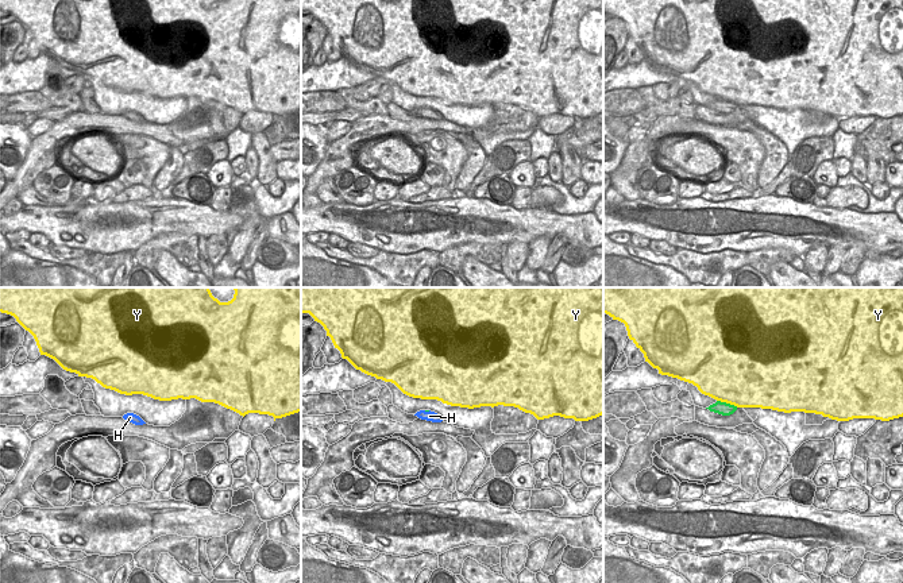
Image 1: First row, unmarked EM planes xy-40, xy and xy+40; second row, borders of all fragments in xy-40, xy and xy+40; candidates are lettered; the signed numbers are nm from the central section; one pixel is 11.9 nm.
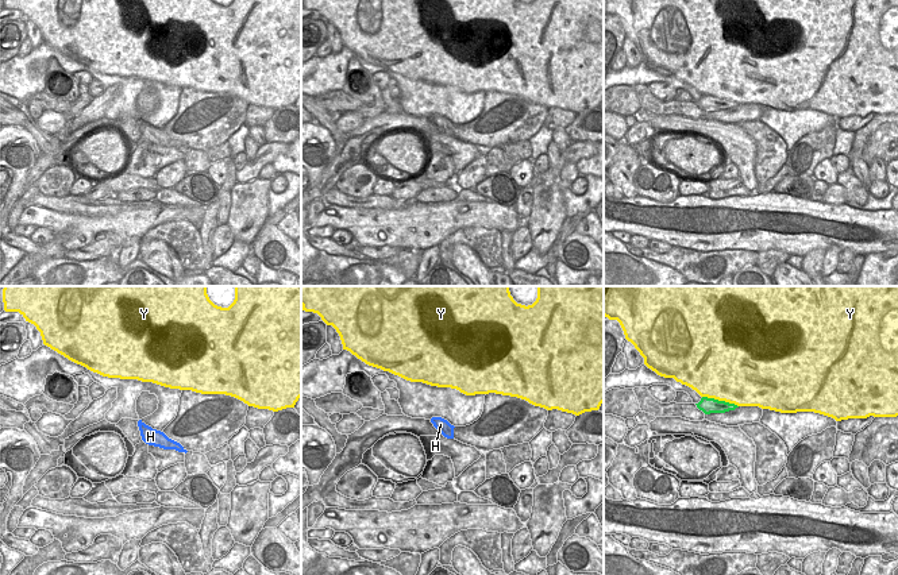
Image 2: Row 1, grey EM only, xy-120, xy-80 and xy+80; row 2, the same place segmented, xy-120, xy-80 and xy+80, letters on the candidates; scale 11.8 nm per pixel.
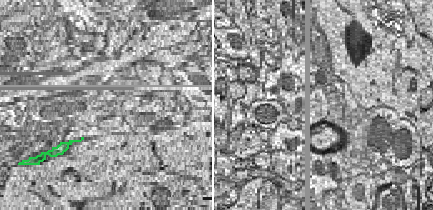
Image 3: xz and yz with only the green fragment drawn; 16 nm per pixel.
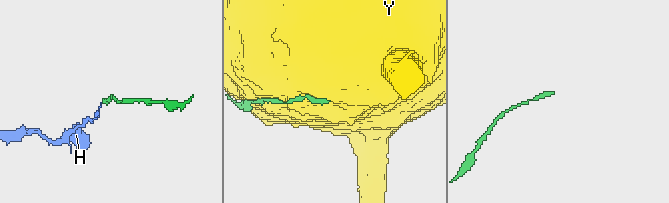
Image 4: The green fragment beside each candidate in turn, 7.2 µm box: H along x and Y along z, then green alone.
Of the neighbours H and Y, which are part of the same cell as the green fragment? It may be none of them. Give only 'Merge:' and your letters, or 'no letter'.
Merge: H

